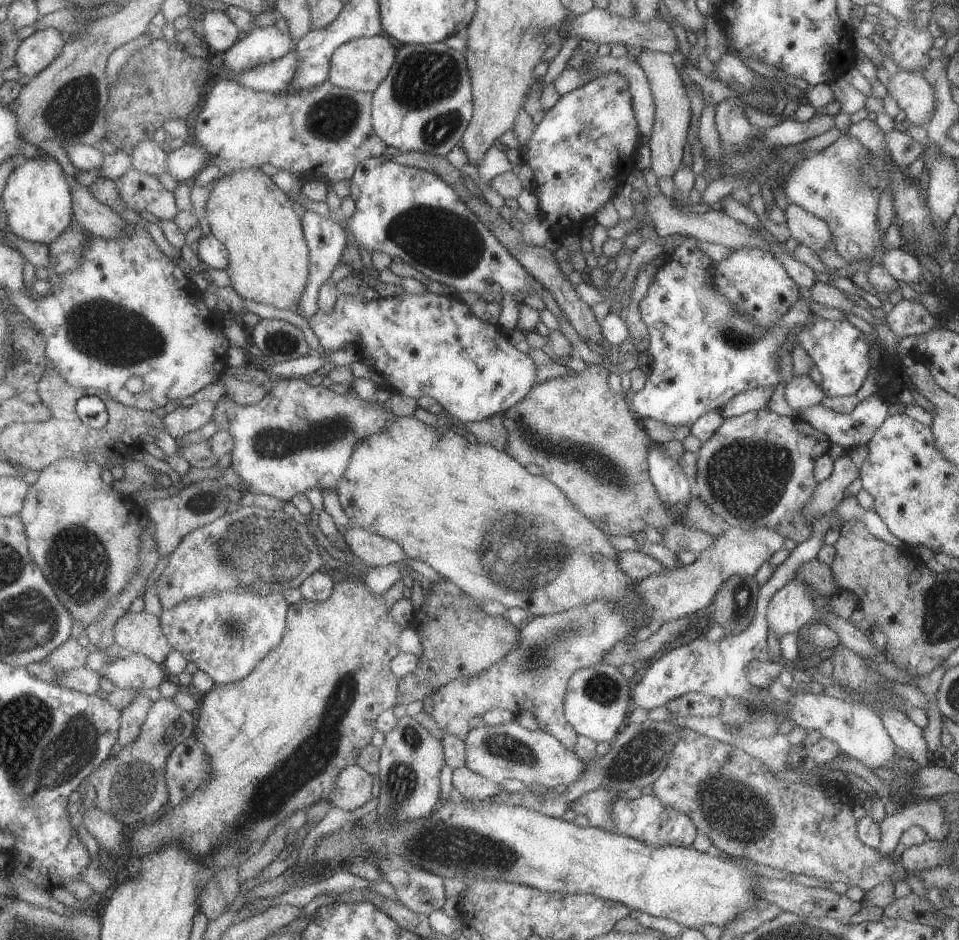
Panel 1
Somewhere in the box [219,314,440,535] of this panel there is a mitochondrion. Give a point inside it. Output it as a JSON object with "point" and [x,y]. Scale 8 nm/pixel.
{"point":[269,443]}

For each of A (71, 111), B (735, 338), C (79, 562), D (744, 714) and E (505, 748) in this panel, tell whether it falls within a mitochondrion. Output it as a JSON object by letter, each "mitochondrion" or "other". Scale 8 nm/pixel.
{"A":"mitochondrion","B":"mitochondrion","C":"mitochondrion","D":"mitochondrion","E":"mitochondrion"}

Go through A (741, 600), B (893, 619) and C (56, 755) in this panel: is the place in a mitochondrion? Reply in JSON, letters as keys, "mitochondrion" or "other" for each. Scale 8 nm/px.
{"A":"mitochondrion","B":"other","C":"mitochondrion"}

